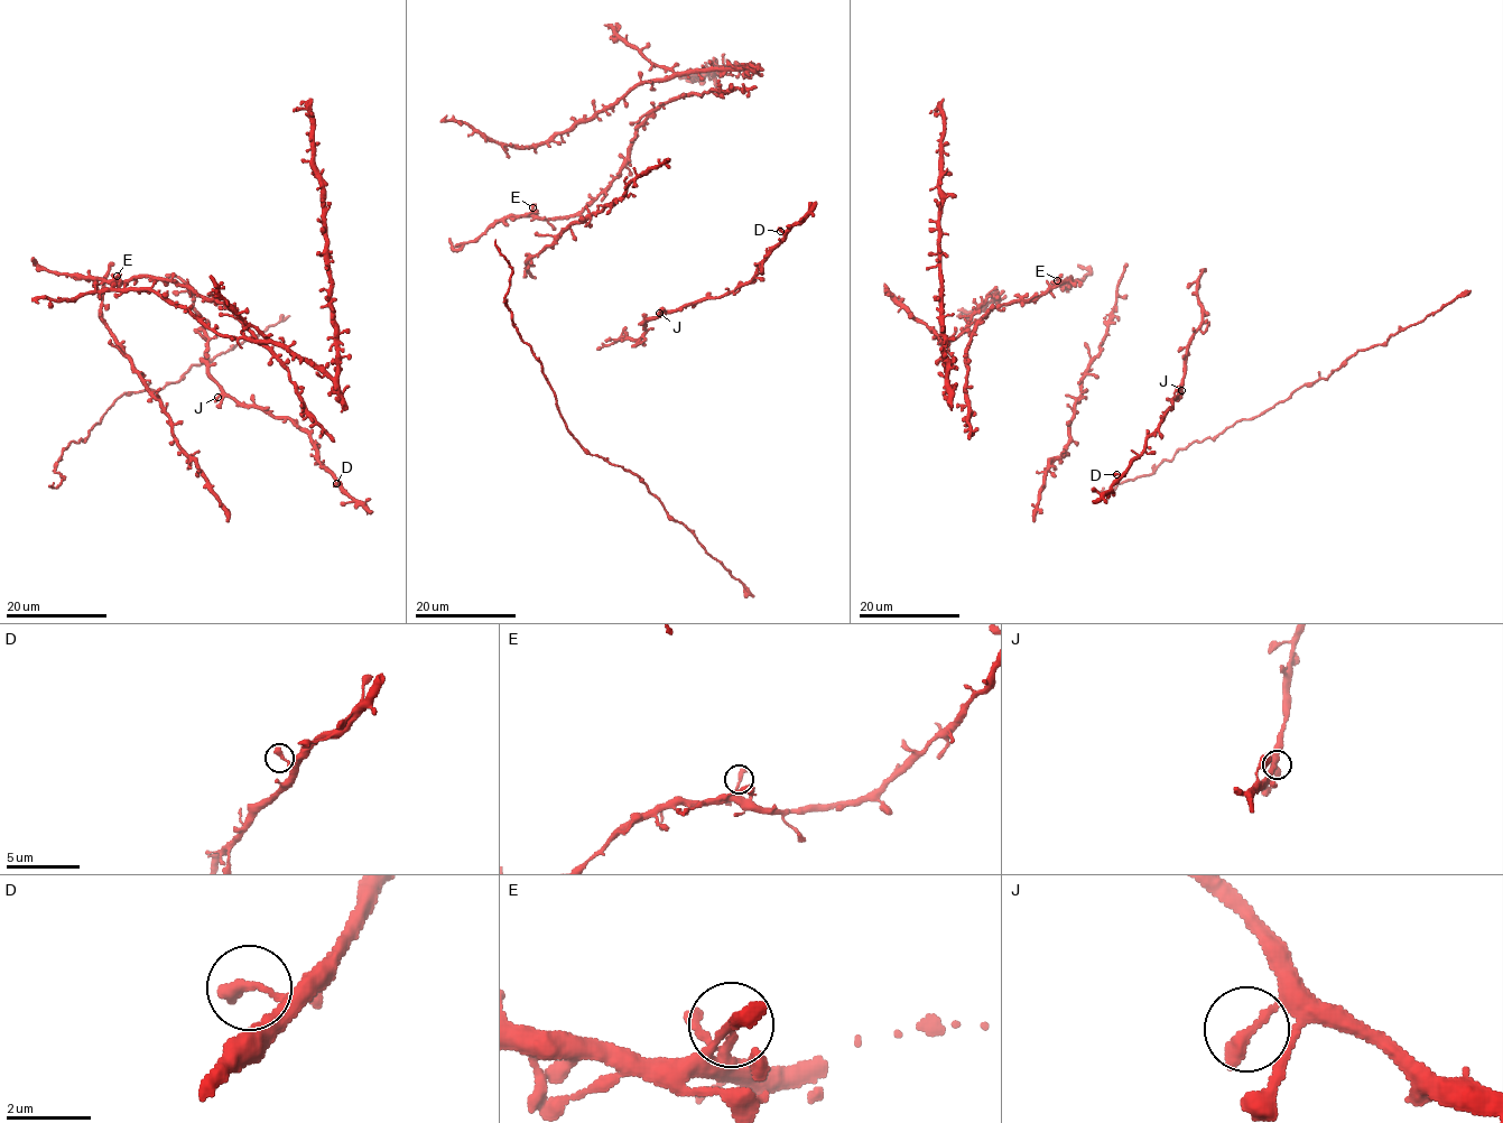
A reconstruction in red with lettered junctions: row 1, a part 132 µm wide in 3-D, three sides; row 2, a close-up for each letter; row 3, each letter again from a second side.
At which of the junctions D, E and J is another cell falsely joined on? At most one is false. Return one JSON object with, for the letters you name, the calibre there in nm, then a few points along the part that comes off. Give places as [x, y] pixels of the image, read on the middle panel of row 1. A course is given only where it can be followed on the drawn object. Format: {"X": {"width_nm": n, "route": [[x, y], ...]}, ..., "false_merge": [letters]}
{"false_merge": []}

